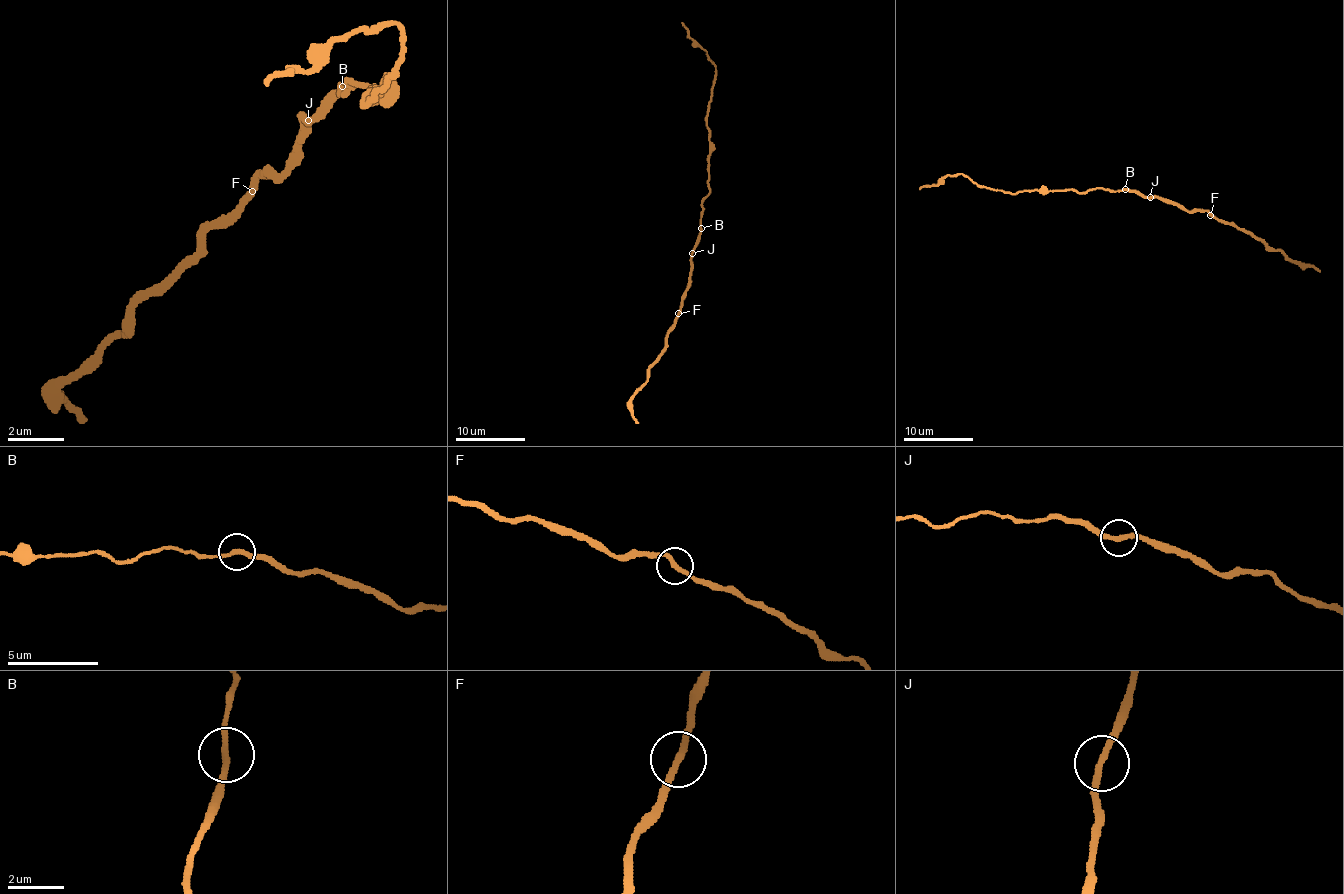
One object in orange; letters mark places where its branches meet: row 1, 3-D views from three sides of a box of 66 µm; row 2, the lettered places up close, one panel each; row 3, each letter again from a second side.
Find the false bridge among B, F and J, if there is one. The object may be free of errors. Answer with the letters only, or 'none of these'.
B

